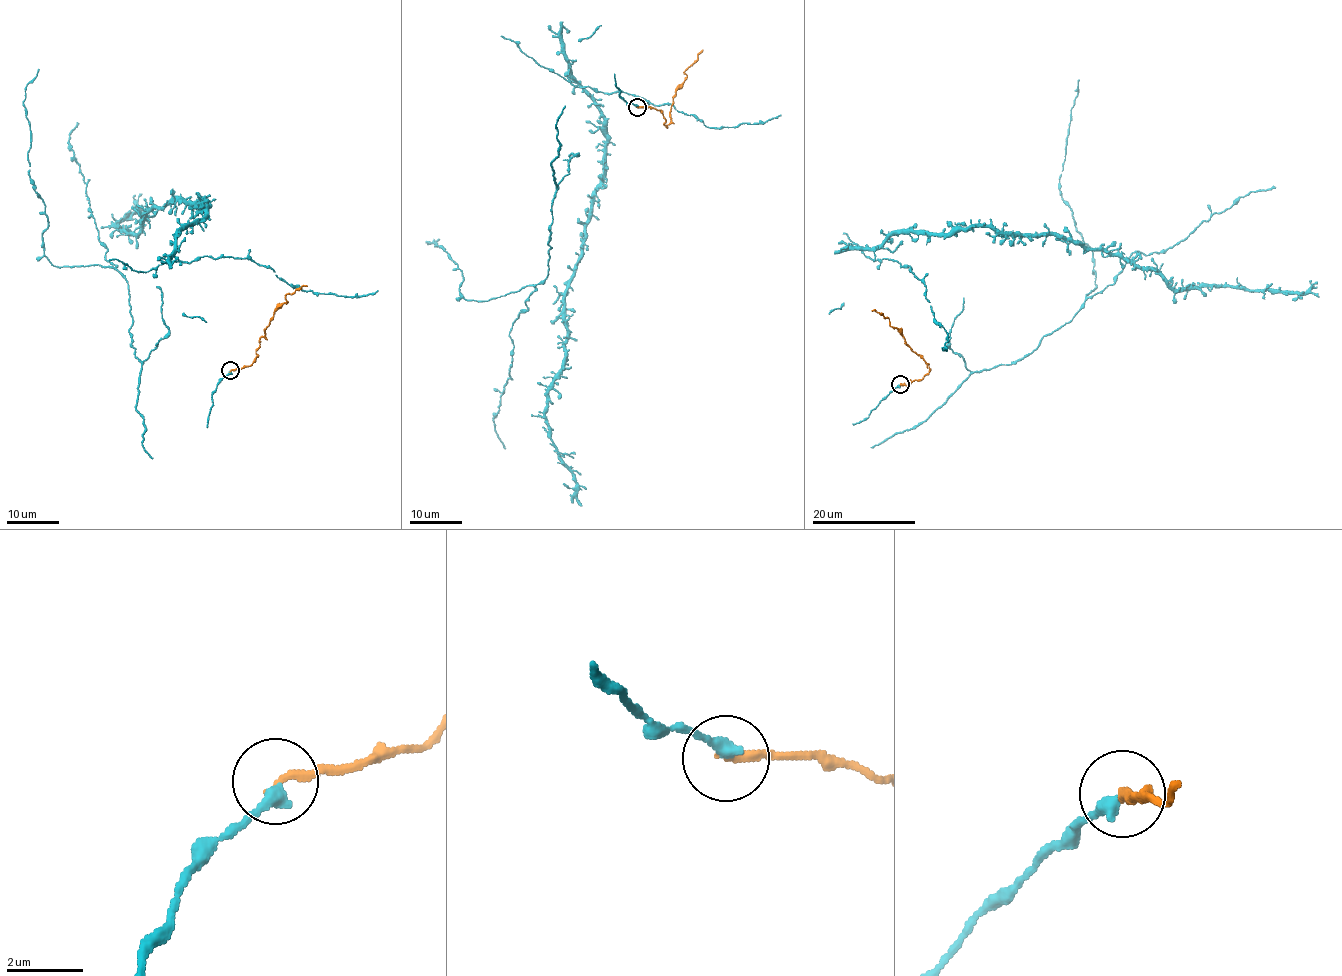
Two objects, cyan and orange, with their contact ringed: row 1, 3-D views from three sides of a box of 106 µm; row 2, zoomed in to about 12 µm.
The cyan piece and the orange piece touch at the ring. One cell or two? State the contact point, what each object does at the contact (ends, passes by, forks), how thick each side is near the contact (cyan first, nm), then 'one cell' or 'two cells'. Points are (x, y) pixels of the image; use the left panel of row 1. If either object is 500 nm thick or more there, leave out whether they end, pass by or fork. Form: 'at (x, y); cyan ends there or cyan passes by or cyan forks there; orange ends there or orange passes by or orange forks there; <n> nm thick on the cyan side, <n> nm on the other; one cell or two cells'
at (230, 370); cyan ends there; orange ends there; 360 nm thick on the cyan side, 200 nm on the other; two cells

